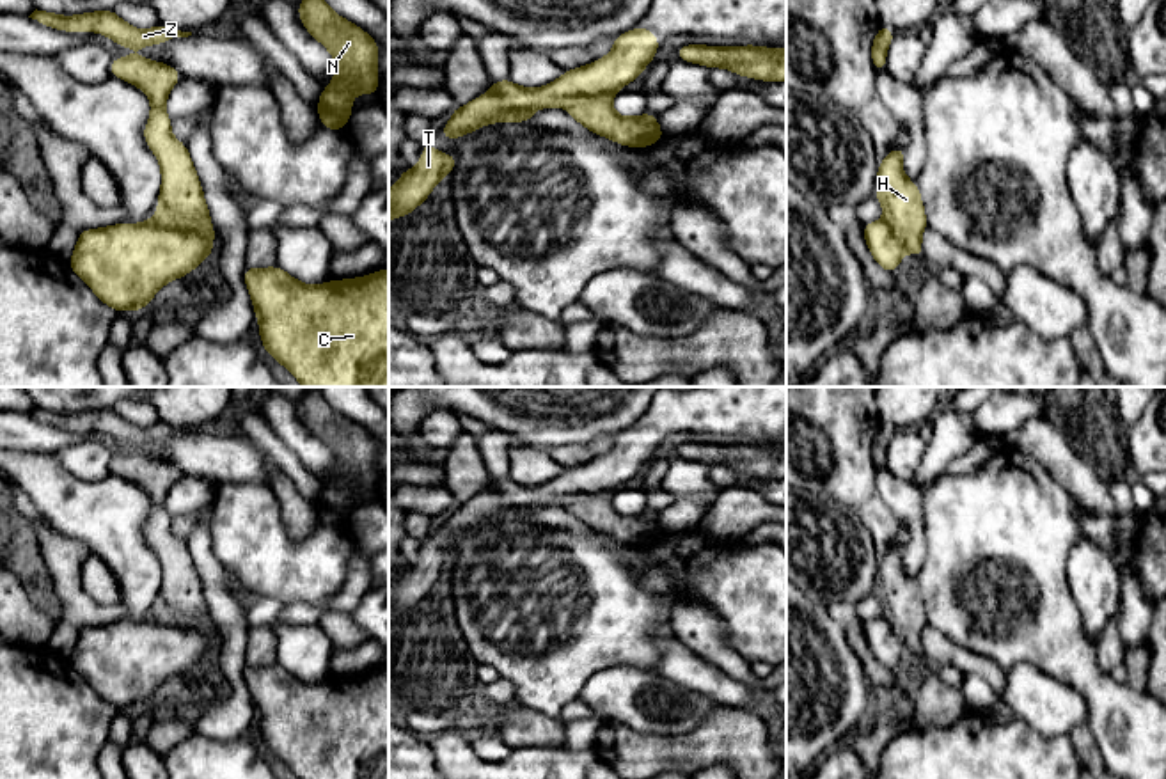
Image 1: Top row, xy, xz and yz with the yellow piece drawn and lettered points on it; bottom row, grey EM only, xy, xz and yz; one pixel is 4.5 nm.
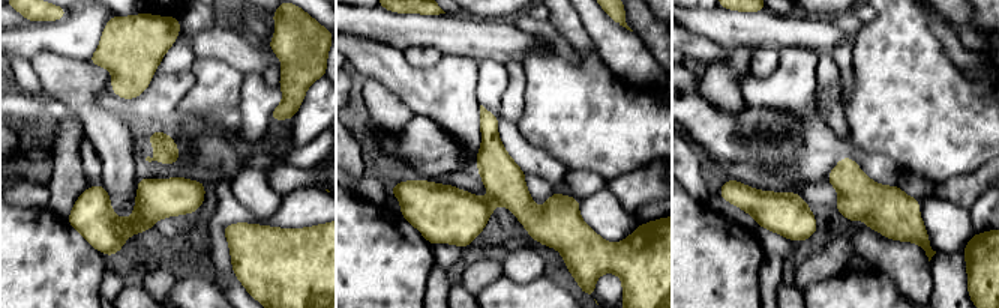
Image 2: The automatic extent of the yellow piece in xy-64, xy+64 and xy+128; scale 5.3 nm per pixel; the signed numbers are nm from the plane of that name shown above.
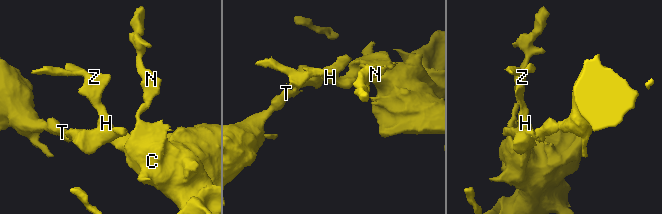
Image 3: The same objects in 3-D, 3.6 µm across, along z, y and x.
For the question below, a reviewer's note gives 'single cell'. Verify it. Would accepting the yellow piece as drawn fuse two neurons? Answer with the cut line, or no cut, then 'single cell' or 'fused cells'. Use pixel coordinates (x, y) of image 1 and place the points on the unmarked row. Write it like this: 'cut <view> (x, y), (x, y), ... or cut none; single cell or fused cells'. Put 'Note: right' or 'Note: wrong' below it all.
cut xy (157, 613), (181, 629), (213, 634); fused cells
Note: wrong

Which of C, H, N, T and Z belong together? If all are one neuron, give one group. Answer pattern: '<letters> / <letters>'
C H N Z / T

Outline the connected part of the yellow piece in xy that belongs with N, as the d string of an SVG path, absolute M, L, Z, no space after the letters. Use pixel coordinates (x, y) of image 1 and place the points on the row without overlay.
M319 387L307 389L298 403L298 413L307 429L335 456L334 479L323 486L318 509L327 527L343 527L353 509L351 495L378 490L380 444L362 426L335 412Z

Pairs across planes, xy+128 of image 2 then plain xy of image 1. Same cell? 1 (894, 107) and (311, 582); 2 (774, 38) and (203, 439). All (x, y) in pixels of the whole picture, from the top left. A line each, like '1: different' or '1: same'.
1: same
2: same

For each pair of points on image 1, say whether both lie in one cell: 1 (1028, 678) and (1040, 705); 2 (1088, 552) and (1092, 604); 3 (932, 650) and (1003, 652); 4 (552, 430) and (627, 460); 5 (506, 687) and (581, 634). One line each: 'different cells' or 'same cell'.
1: same cell
2: same cell
3: different cells
4: different cells
5: different cells

